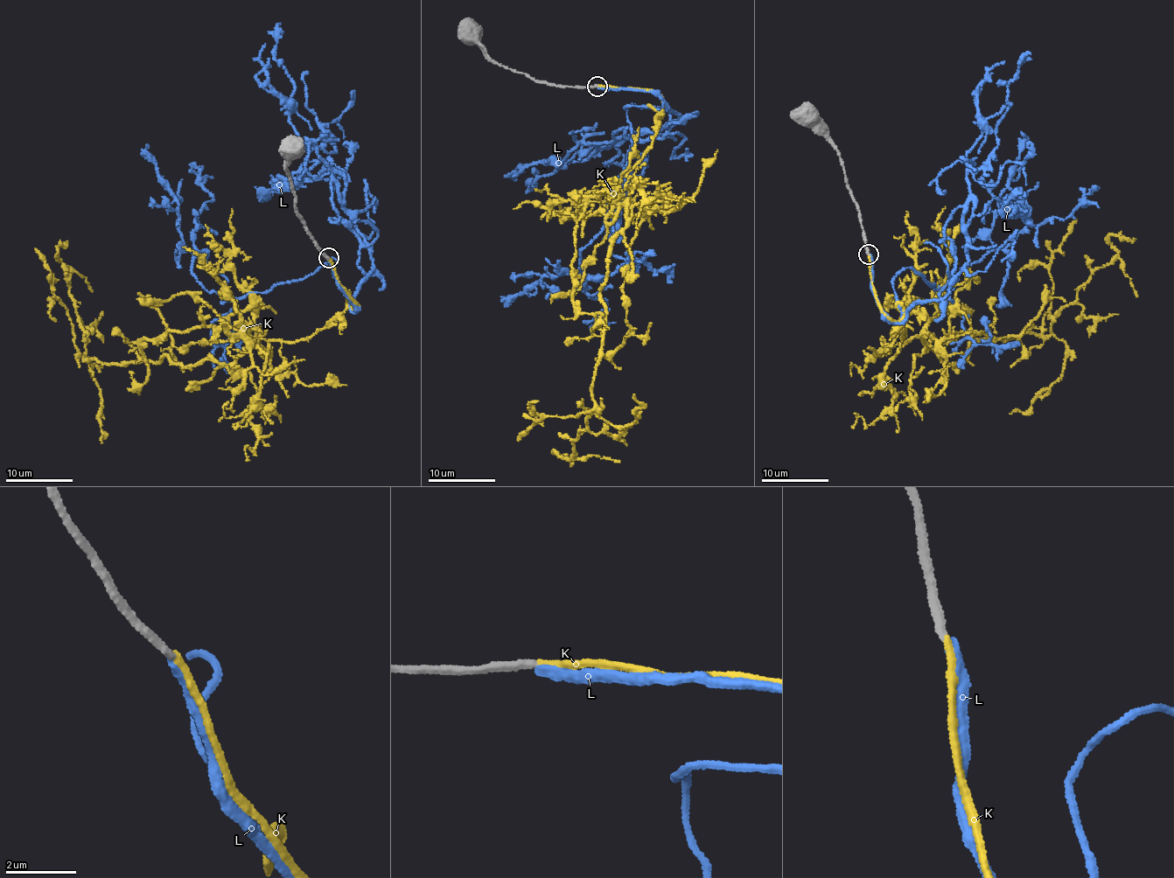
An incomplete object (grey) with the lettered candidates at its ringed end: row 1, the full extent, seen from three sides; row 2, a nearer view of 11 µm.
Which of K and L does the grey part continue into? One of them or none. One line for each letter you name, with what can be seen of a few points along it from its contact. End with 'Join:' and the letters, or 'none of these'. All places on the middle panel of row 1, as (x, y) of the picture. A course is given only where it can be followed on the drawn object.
K: it runs (597, 87), (650, 89), (662, 104), (627, 175), (602, 285), (598, 414), (570, 457), (555, 451), (570, 466)
Join: K

